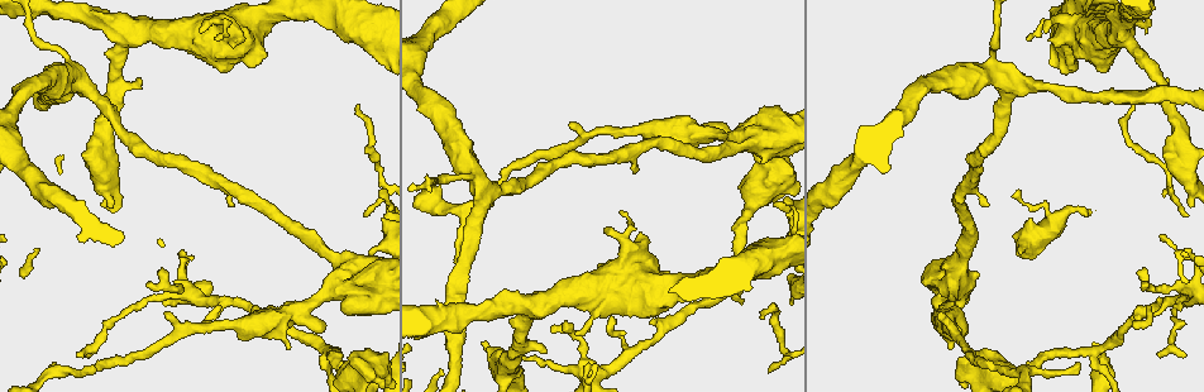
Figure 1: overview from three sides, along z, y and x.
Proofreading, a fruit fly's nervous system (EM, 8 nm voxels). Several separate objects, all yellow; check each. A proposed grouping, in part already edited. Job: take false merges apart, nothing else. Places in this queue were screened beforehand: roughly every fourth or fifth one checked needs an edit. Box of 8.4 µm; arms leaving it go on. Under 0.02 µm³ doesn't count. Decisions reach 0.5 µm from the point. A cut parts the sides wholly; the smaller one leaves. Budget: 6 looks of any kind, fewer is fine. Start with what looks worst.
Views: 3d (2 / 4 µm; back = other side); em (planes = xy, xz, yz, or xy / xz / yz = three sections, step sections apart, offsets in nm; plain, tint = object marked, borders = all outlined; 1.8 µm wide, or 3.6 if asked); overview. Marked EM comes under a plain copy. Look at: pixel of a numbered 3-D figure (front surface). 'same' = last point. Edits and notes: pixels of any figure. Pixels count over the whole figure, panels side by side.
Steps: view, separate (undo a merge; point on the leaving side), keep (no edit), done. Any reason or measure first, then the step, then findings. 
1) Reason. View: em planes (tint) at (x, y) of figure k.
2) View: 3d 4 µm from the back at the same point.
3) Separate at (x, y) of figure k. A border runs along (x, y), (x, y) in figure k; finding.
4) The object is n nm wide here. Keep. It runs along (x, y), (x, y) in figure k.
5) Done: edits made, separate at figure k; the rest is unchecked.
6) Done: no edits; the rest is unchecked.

Thick turns thin. View: 3d 4 µm at (943, 301) of figure 1.

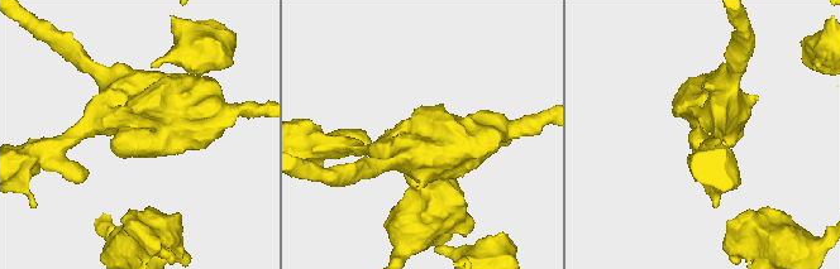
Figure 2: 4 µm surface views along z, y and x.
Now the EM. View: em 3.6 µm planes (tint) at (137, 136) of figure 2.

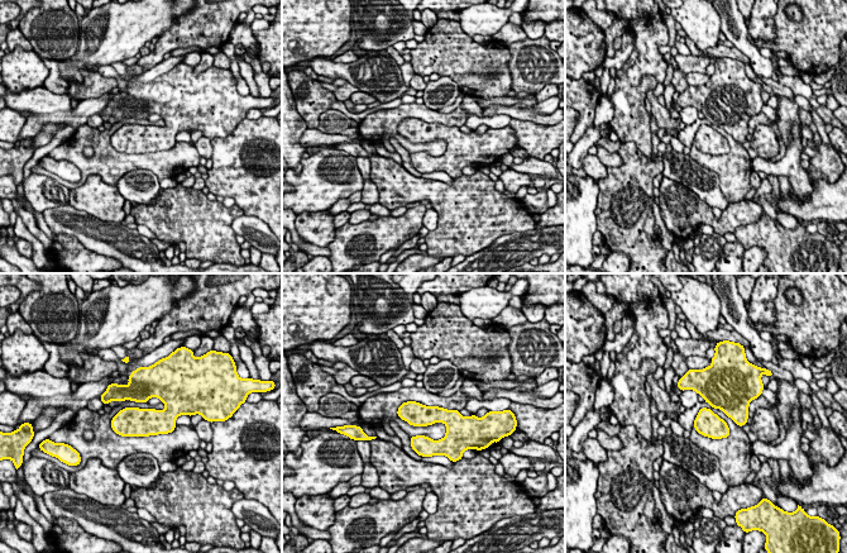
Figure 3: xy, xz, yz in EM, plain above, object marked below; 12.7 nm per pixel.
Keep. Continuous, no second cell.

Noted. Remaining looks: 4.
View: em planes (tint) at (100, 154) of figure 1.

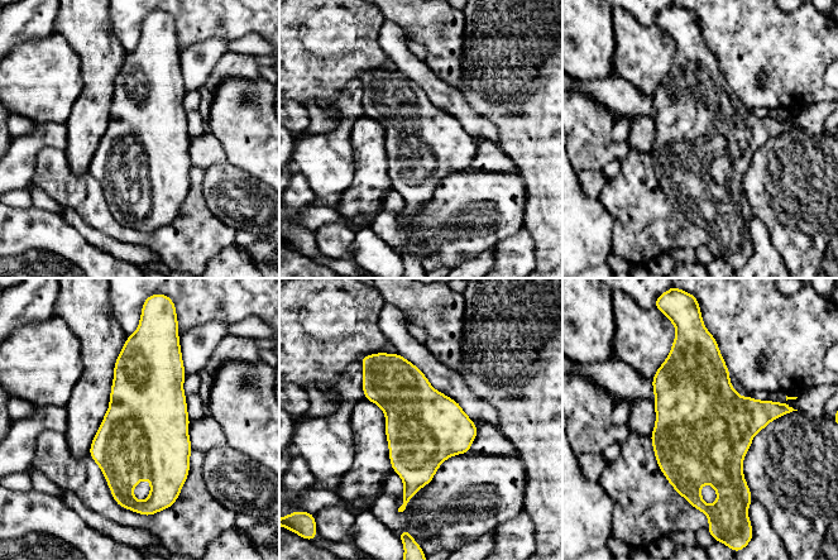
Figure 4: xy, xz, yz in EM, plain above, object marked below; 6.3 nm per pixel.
Keep. All the same cell.

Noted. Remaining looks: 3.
Three arms meet. View: em yz step 16 (tint) at (63, 56) of figure 1.

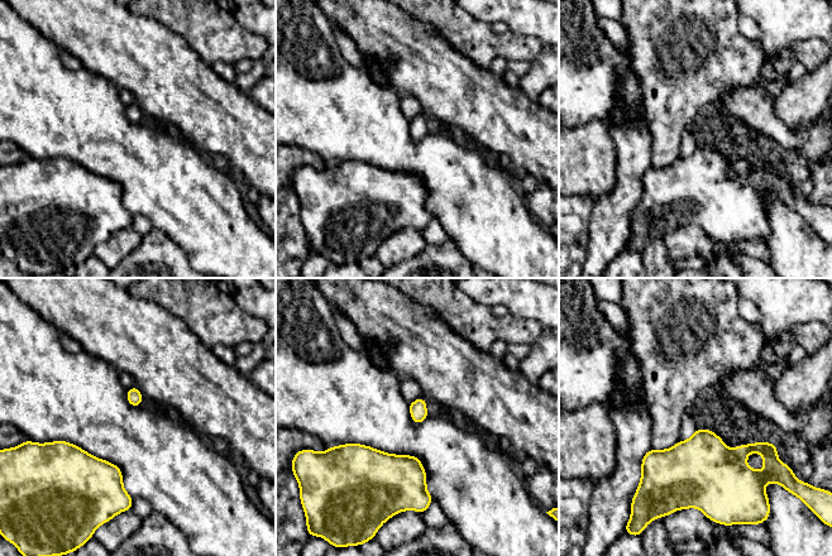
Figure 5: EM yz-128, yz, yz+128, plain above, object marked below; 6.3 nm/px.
View: em planes (tint) at the same point.

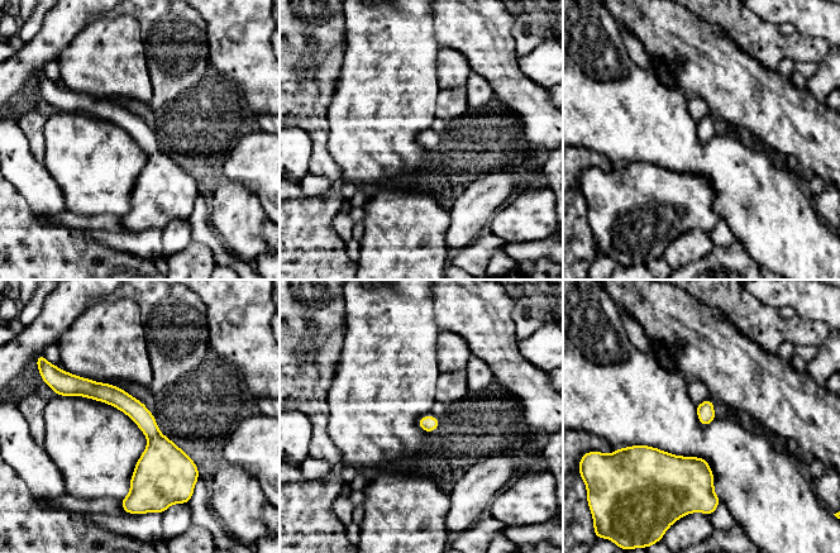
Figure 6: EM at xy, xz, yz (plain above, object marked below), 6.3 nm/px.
The object is 100 nm wide here. Keep. It runs along (76, 379), (153, 434), (132, 497) in figure 6; continuous, no second cell.

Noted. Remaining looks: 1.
Done: no edits; the rest is unchecked.

